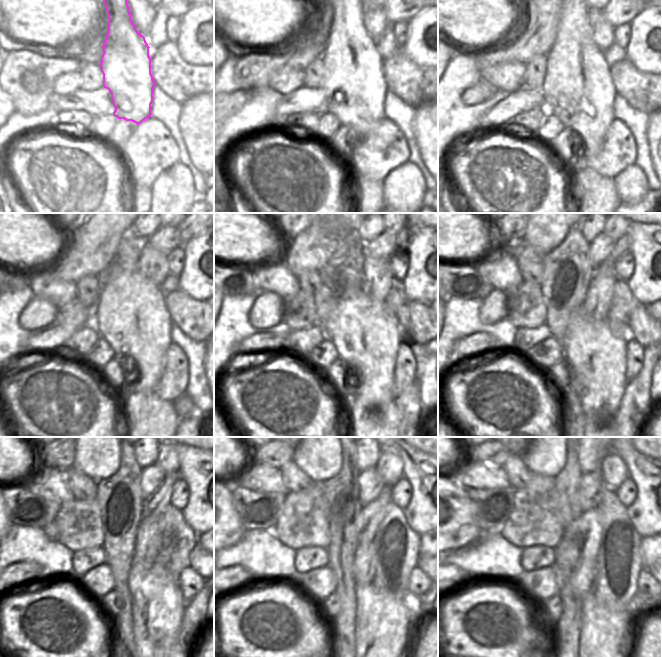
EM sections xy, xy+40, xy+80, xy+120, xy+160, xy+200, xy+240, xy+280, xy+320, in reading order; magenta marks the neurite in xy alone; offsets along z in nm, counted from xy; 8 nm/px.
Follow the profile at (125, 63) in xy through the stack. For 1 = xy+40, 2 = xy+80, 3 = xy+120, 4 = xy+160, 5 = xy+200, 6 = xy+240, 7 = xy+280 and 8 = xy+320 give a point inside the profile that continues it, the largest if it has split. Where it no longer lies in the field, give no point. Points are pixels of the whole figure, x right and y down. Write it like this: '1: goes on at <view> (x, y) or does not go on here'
1: goes on at xy+40 (353, 82)
2: goes on at xy+80 (577, 89)
3: goes on at xy+120 (131, 315)
4: goes on at xy+160 (366, 334)
5: goes on at xy+200 (597, 357)
6: goes on at xy+240 (158, 605)
7: goes on at xy+280 (385, 619)
8: goes on at xy+320 (610, 629)

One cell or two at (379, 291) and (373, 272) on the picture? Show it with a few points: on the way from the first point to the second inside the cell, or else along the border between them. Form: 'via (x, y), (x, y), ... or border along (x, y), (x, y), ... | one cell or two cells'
via (379, 286), (378, 277) | one cell

